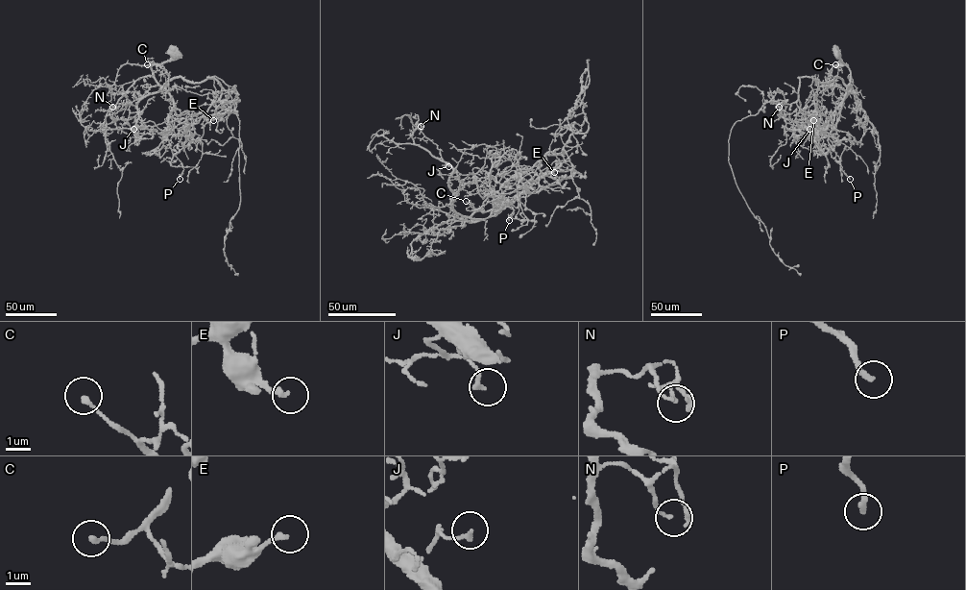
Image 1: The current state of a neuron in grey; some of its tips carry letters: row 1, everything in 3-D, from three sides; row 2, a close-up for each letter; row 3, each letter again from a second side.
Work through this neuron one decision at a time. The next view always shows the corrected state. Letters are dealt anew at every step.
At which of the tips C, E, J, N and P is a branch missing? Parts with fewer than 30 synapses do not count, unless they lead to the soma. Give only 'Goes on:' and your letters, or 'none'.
Goes on: none

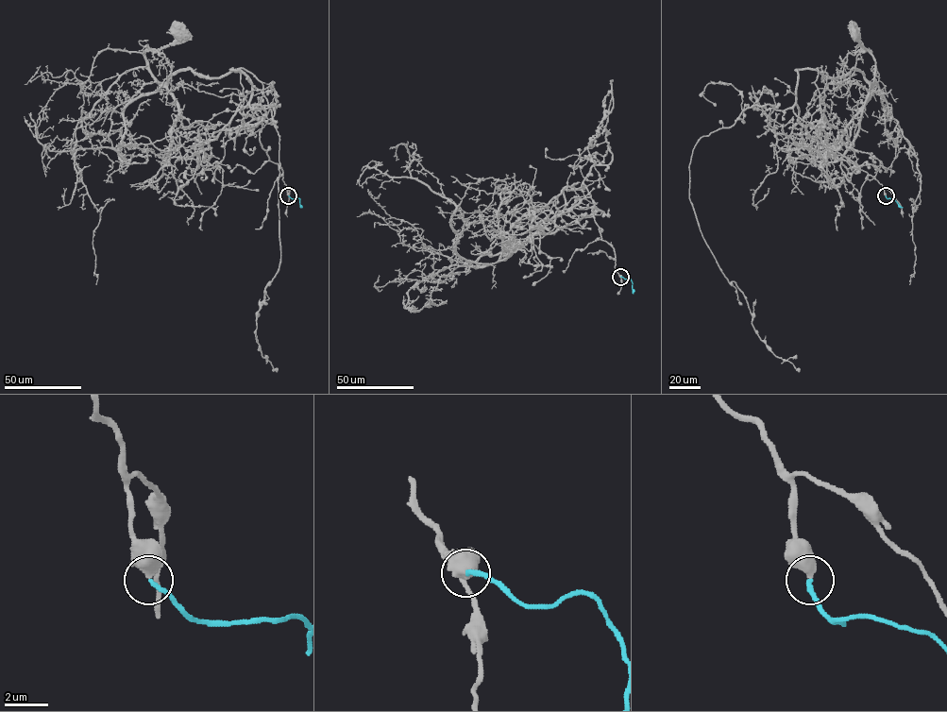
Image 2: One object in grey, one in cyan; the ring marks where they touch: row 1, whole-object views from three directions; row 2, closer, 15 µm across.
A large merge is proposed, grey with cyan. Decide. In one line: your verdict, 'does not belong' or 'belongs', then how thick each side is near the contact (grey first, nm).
belongs | 550/200 nm

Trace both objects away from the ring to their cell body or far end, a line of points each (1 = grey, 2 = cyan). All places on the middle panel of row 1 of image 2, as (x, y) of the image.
1: (620, 277), (595, 205), (604, 213), (594, 206), (565, 209), (495, 262), (477, 262), (511, 245)
2: (620, 277), (630, 278), (633, 293)

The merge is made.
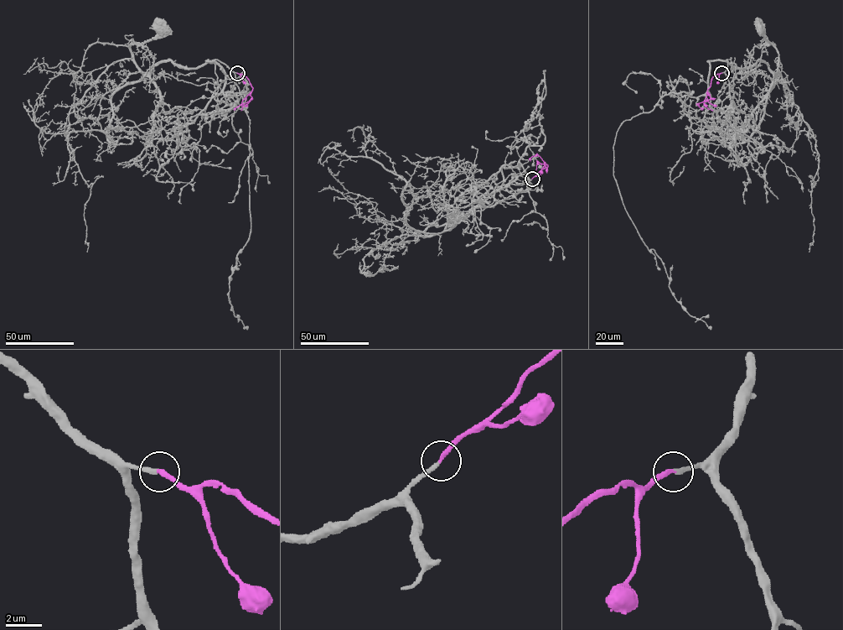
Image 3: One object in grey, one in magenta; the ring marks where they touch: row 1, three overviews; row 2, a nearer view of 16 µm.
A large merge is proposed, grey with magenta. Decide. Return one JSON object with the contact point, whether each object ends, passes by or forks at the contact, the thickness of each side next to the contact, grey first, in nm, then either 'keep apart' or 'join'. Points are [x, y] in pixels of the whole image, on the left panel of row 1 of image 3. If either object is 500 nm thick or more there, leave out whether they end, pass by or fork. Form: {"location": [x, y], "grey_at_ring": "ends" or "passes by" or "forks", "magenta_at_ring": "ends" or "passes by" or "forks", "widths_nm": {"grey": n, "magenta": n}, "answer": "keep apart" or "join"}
{"location": [237, 73], "grey_at_ring": "ends", "magenta_at_ring": "ends", "widths_nm": {"grey": 240, "magenta": 240}, "answer": "join"}

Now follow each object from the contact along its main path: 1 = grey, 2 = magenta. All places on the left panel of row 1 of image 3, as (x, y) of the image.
1: (237, 72), (216, 59), (193, 68), (164, 59), (143, 72), (130, 45), (153, 39), (160, 28)
2: (237, 72), (246, 78), (252, 89), (251, 99), (235, 107)

